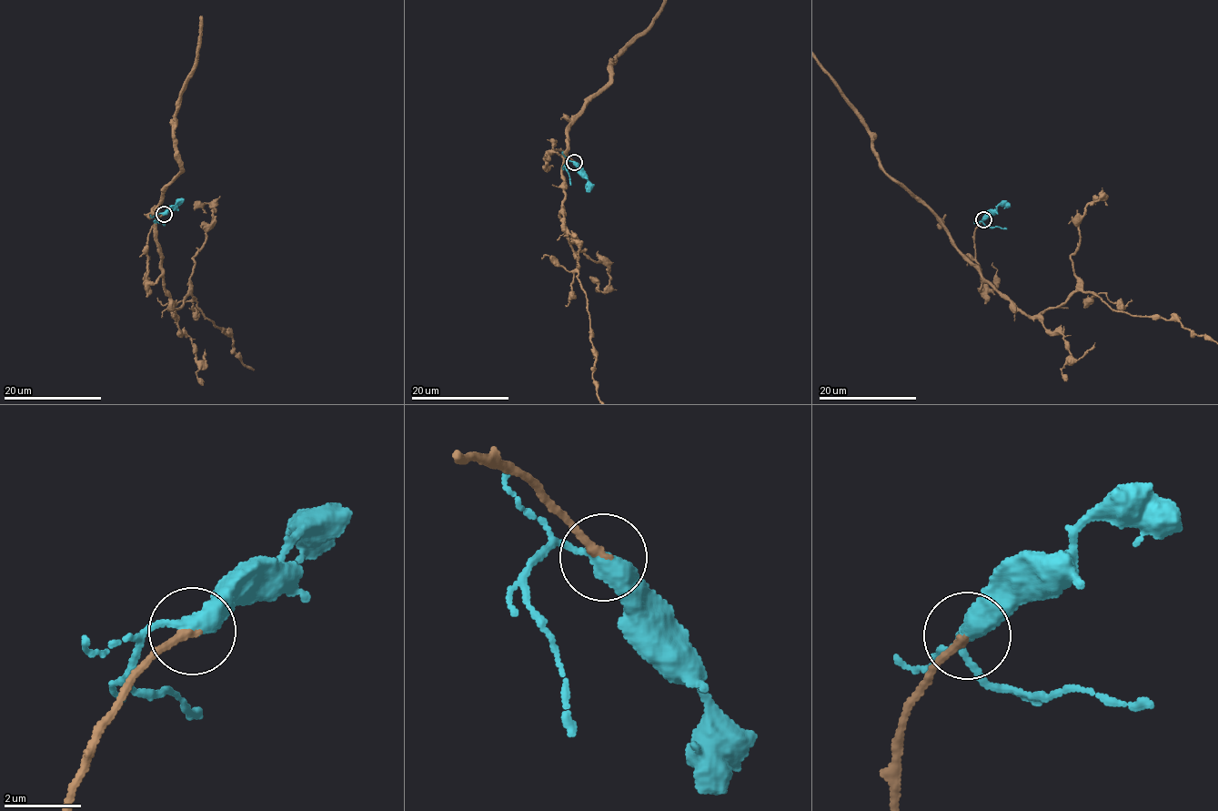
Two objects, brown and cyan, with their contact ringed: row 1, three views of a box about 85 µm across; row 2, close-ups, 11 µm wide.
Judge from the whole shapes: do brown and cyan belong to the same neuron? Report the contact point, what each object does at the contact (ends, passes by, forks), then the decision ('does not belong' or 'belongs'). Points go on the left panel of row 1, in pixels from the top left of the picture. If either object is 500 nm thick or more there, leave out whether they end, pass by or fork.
(164, 214) | brown ends | cyan passes by | belongs

